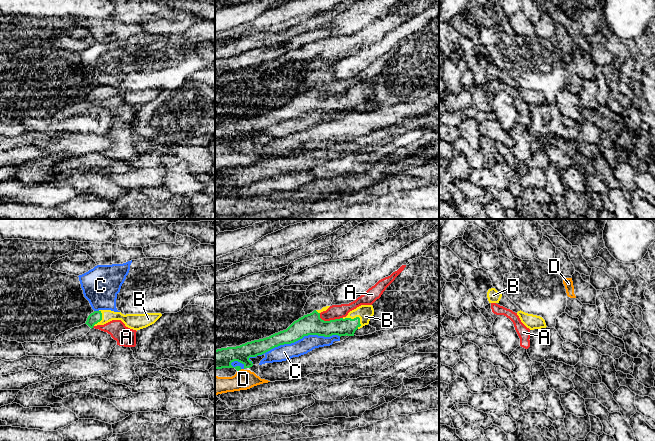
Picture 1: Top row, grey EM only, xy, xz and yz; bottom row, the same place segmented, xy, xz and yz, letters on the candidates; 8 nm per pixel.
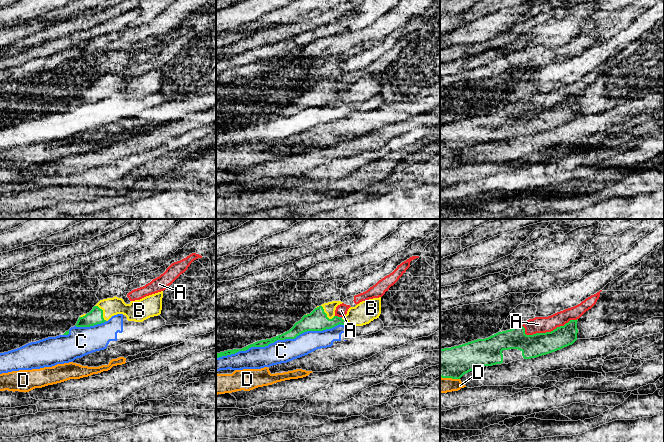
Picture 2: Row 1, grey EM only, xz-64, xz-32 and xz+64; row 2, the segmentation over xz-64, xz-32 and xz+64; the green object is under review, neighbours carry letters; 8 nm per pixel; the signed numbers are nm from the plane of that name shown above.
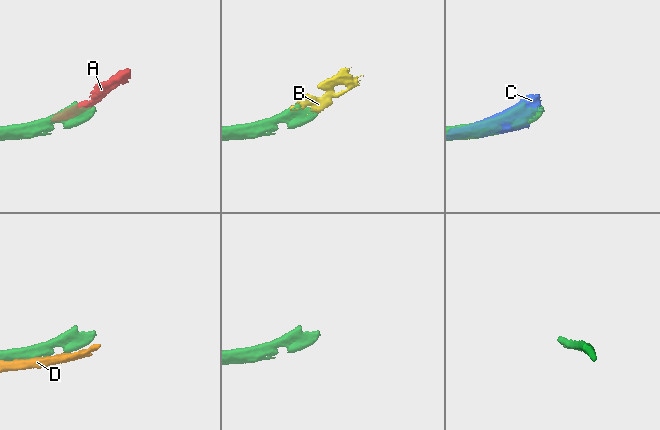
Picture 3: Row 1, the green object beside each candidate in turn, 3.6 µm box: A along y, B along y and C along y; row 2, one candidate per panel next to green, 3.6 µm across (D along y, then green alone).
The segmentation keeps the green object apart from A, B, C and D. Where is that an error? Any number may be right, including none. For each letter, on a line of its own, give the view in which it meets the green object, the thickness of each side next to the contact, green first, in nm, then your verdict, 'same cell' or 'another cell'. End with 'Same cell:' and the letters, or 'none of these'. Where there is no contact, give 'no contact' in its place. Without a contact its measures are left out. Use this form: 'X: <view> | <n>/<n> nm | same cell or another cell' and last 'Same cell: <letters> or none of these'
A: xz | 180/110 nm | another cell
B: xz | 140/130 nm | same cell
C: xz | 180/130 nm | another cell
D: xz | 160/160 nm | another cell
Same cell: B

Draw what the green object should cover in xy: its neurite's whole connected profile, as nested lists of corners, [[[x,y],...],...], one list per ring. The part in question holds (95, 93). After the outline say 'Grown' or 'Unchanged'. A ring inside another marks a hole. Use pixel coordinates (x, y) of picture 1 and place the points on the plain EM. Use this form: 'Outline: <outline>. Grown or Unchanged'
Outline: [[[99,86],[91,89],[85,100],[92,105],[94,102],[104,101],[112,96],[121,96],[126,103],[137,107],[154,100],[161,92],[161,89],[124,91],[121,88]]]. Grown

